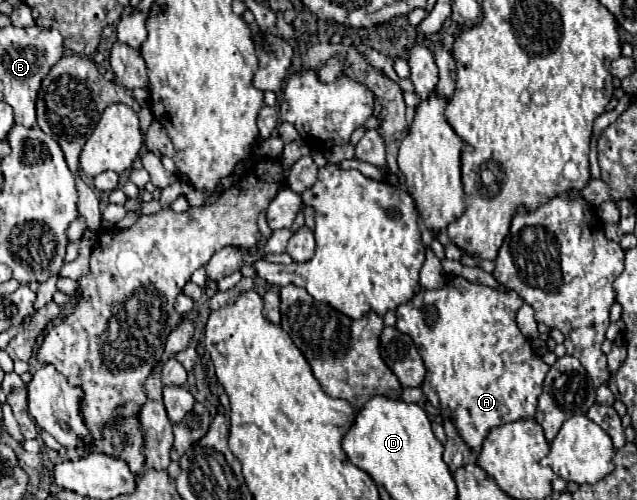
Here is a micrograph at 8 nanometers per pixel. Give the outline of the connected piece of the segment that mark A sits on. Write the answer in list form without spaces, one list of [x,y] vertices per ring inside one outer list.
[[[449,277],[443,287],[421,289],[417,297],[397,309],[397,329],[413,339],[427,367],[427,377],[421,385],[425,397],[443,415],[451,417],[463,441],[473,451],[481,451],[481,445],[493,427],[533,419],[537,411],[537,397],[541,395],[549,365],[545,365],[541,357],[533,353],[530,339],[519,331],[515,314],[521,305],[523,301],[513,289],[499,291],[485,285],[475,285],[463,277]]]

